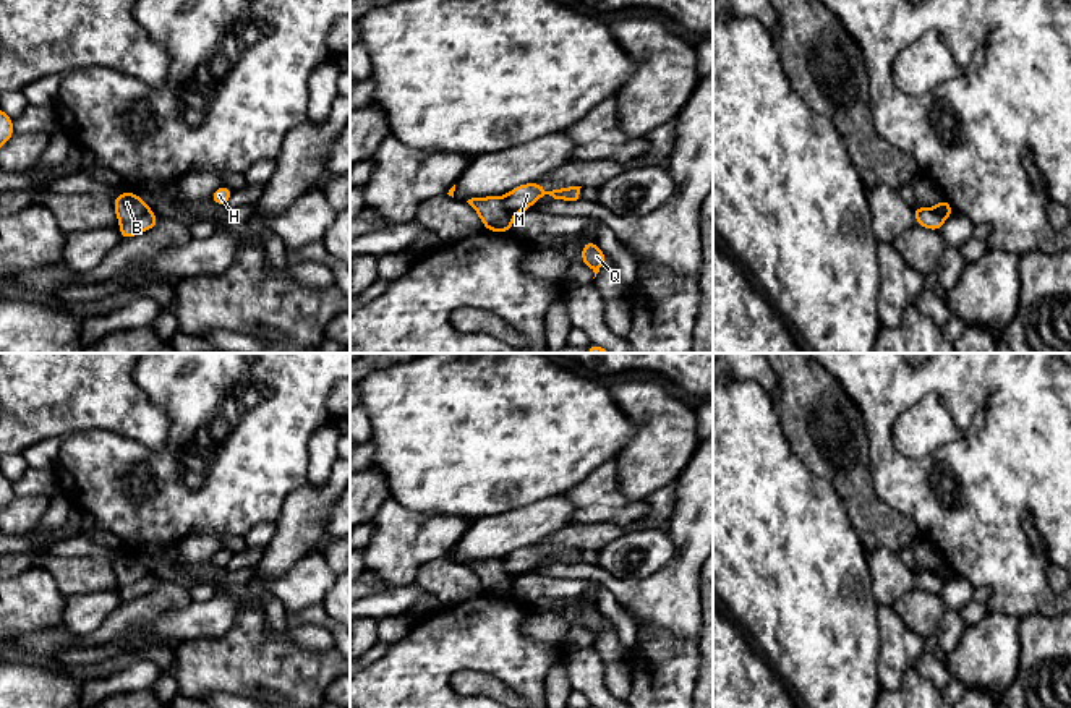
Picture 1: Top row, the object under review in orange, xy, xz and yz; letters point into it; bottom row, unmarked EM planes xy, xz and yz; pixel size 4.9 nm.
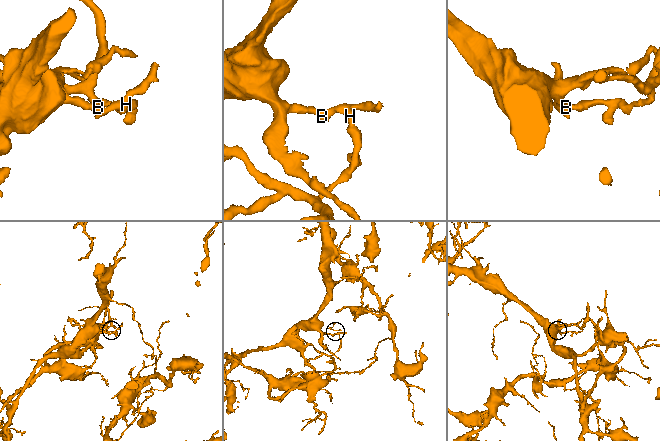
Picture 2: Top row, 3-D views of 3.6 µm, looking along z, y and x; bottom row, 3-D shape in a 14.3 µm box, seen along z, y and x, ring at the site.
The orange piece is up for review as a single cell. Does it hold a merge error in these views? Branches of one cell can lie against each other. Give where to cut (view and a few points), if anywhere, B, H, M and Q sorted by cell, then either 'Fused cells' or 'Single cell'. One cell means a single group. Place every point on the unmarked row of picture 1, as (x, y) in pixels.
No split. Groups: B H M Q. Single cell

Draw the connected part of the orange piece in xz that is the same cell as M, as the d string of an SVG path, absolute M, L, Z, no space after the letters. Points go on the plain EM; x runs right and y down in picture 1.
M538 544L520 548L504 561L471 561L467 565L478 575L486 593L504 596L512 593L514 580L533 569L535 564L549 557L561 564L577 564L582 549L565 549L546 554Z

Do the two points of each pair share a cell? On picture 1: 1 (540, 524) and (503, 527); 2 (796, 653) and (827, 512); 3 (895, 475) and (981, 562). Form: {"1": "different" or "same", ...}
{"1": "same", "2": "same", "3": "same"}

